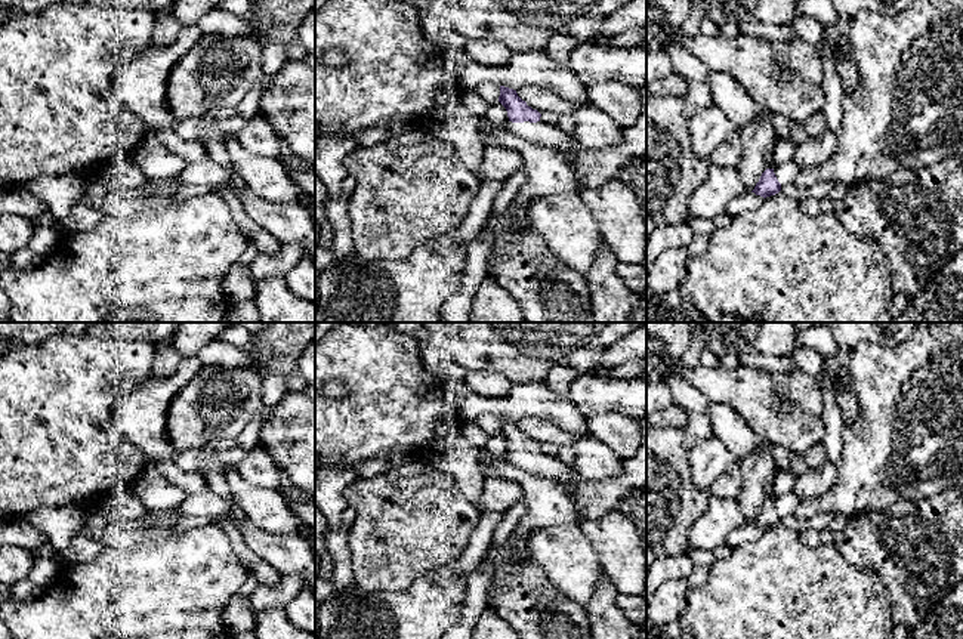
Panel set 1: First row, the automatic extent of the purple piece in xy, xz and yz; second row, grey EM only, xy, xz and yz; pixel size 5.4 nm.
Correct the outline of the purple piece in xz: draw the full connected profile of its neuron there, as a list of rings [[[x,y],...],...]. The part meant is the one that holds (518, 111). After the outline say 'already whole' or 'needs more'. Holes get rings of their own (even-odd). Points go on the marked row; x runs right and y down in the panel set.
[[[500,86],[499,102],[506,108],[509,121],[503,126],[516,136],[538,146],[562,146],[571,139],[558,126],[540,120],[541,114],[522,101],[516,90]]]; needs more

